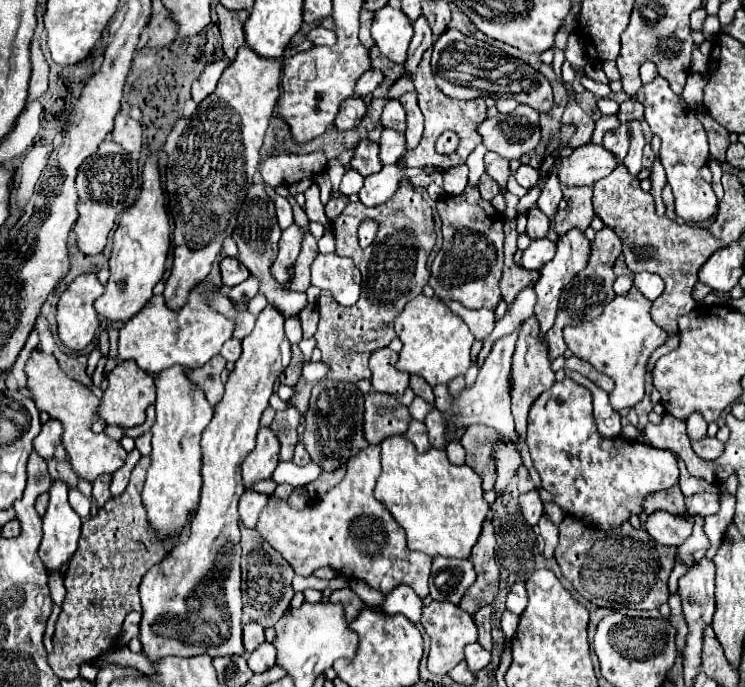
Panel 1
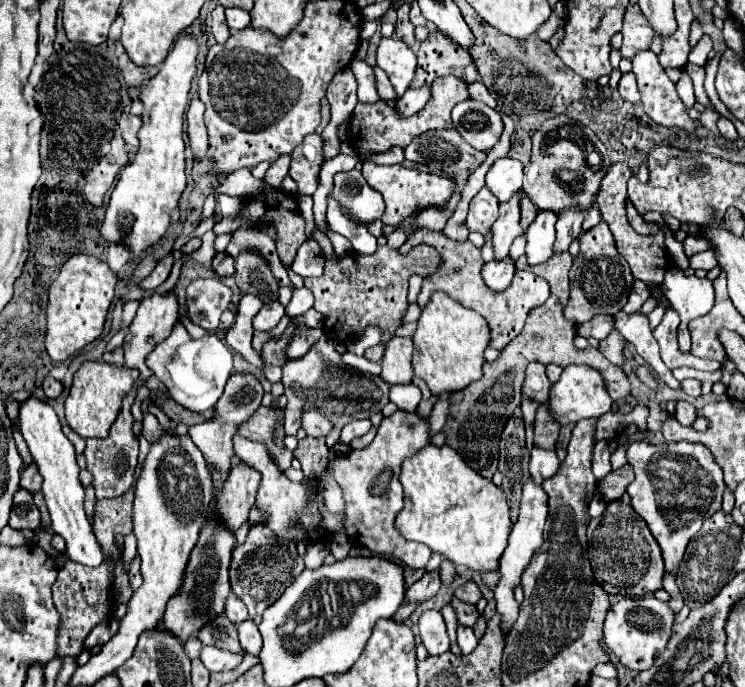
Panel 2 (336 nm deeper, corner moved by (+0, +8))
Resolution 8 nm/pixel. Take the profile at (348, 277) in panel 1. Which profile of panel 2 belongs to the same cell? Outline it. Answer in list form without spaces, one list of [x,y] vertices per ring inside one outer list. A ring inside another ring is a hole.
[[[306,240],[292,266],[290,266],[296,274],[300,274],[302,278],[308,278],[308,276],[322,276],[324,274],[324,254],[322,254],[322,248],[316,240]]]

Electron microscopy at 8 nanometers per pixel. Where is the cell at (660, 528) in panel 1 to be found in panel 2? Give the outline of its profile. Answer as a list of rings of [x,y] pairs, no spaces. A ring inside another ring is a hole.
[[[632,442],[626,454],[630,466],[636,470],[636,478],[628,486],[628,494],[632,498],[630,506],[644,518],[658,540],[666,570],[676,572],[690,538],[696,536],[702,522],[722,506],[722,492],[726,490],[722,470],[706,446],[694,446],[688,442],[660,446]]]

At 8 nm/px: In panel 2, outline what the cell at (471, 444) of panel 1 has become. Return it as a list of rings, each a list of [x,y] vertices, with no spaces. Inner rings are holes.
[[[556,252],[548,262],[538,264],[538,266],[530,266],[526,262],[526,256],[520,256],[516,260],[516,268],[518,270],[530,270],[534,274],[540,274],[542,278],[546,278],[546,282],[550,284],[550,298],[542,304],[536,306],[528,312],[526,318],[526,326],[524,330],[506,346],[500,350],[498,360],[494,362],[486,362],[484,364],[484,374],[480,380],[468,384],[464,390],[458,390],[452,394],[452,406],[450,406],[450,414],[444,426],[444,434],[446,434],[446,446],[454,448],[464,462],[476,470],[480,476],[484,478],[492,478],[492,474],[498,468],[498,444],[500,444],[500,436],[502,430],[506,426],[506,422],[512,418],[516,406],[520,406],[522,402],[522,382],[524,382],[524,372],[526,366],[530,362],[542,362],[542,364],[556,364],[556,366],[570,366],[570,364],[586,364],[590,368],[596,368],[608,388],[608,394],[612,400],[624,400],[630,396],[630,382],[628,376],[624,374],[624,370],[620,370],[618,366],[612,366],[598,348],[588,346],[586,350],[578,350],[574,346],[574,326],[570,322],[564,322],[562,310],[568,302],[568,270],[572,266],[572,256],[570,252]]]

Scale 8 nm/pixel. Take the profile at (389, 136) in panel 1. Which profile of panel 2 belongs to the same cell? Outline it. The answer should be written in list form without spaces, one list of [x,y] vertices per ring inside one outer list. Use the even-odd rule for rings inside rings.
[[[408,88],[406,94],[396,100],[396,112],[398,112],[402,118],[410,118],[410,116],[414,116],[416,112],[420,112],[422,106],[426,106],[428,98],[430,98],[430,88],[424,88],[424,94],[422,94],[420,90]]]

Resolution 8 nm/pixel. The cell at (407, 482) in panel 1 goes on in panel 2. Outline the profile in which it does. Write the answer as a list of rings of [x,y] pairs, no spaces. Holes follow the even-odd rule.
[[[428,444],[424,450],[404,460],[400,482],[404,486],[404,508],[396,516],[396,528],[406,540],[426,544],[432,552],[446,556],[460,568],[476,572],[490,572],[498,568],[498,560],[508,544],[508,534],[510,534],[508,502],[506,494],[500,488],[496,488],[490,480],[476,474],[456,454],[456,450],[448,446],[436,448],[434,444]]]

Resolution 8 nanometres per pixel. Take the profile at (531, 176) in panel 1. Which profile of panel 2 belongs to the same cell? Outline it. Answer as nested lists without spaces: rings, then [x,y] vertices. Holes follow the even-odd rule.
[[[508,156],[496,160],[486,174],[486,186],[500,202],[508,202],[522,188],[522,162]]]

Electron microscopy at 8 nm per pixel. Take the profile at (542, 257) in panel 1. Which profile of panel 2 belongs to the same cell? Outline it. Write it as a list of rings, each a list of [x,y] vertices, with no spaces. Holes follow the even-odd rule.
[[[506,256],[502,260],[486,262],[484,268],[482,268],[482,278],[492,290],[504,290],[504,288],[510,286],[514,272],[516,272],[514,260],[510,256]]]

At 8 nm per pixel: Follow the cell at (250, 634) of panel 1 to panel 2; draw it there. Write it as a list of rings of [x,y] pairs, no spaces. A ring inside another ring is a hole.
[[[234,594],[228,596],[228,606],[226,606],[226,616],[230,618],[232,624],[240,624],[244,620],[248,620],[248,610],[244,606],[244,602],[240,602]]]

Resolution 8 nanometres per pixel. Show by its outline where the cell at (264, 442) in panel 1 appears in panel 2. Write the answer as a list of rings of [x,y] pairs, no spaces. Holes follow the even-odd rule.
[[[240,462],[232,468],[232,474],[226,482],[226,492],[222,492],[216,500],[216,512],[230,530],[238,530],[248,520],[260,478],[262,474],[246,462]]]

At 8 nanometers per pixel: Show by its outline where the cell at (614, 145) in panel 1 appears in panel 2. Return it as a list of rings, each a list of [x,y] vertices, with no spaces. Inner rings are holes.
[[[578,208],[560,210],[558,222],[556,222],[556,246],[554,246],[556,252],[568,250],[570,242],[582,234],[584,216],[586,216],[586,210],[578,210]]]

